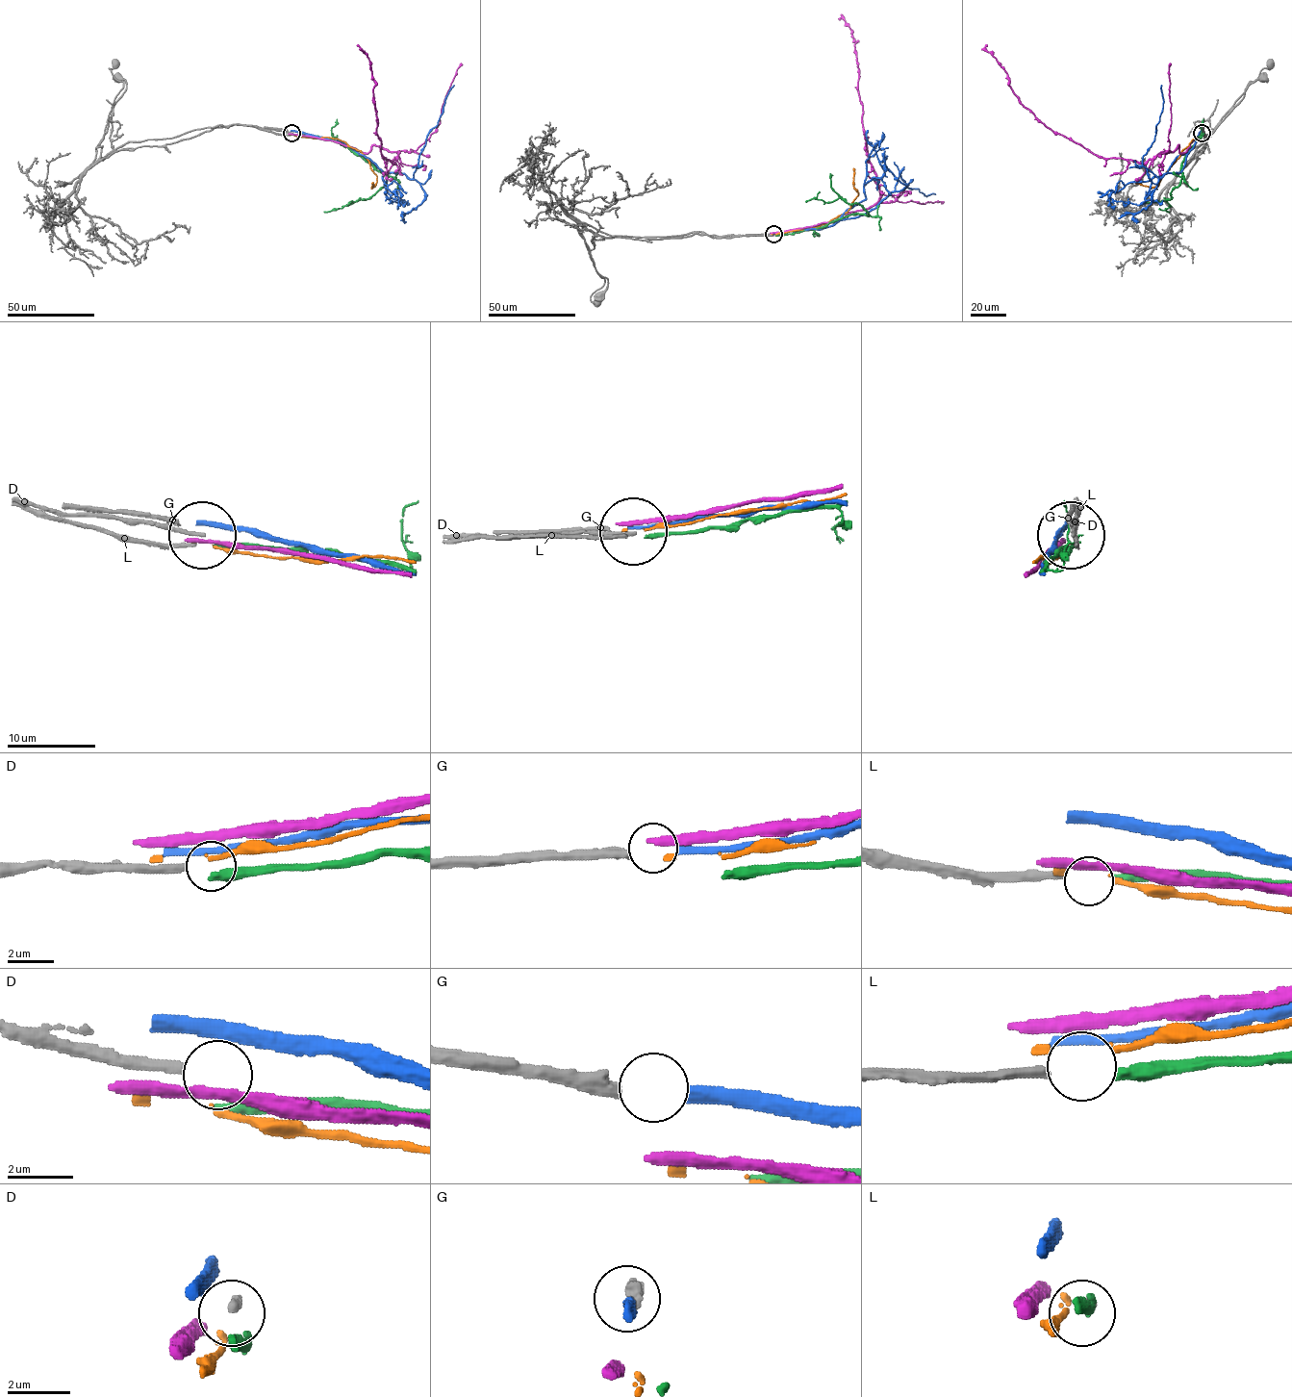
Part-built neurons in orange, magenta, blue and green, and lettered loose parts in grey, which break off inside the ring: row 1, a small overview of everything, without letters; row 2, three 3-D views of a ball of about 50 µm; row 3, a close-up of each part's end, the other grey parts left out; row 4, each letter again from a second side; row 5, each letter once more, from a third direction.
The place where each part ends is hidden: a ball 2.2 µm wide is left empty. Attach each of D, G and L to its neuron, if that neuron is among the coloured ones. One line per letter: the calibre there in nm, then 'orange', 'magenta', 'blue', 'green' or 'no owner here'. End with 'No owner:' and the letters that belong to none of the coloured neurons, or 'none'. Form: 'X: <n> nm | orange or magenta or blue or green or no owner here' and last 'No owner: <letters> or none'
D: 340 nm | no owner here
G: 480 nm | blue
L: 320 nm | green
No owner: D

